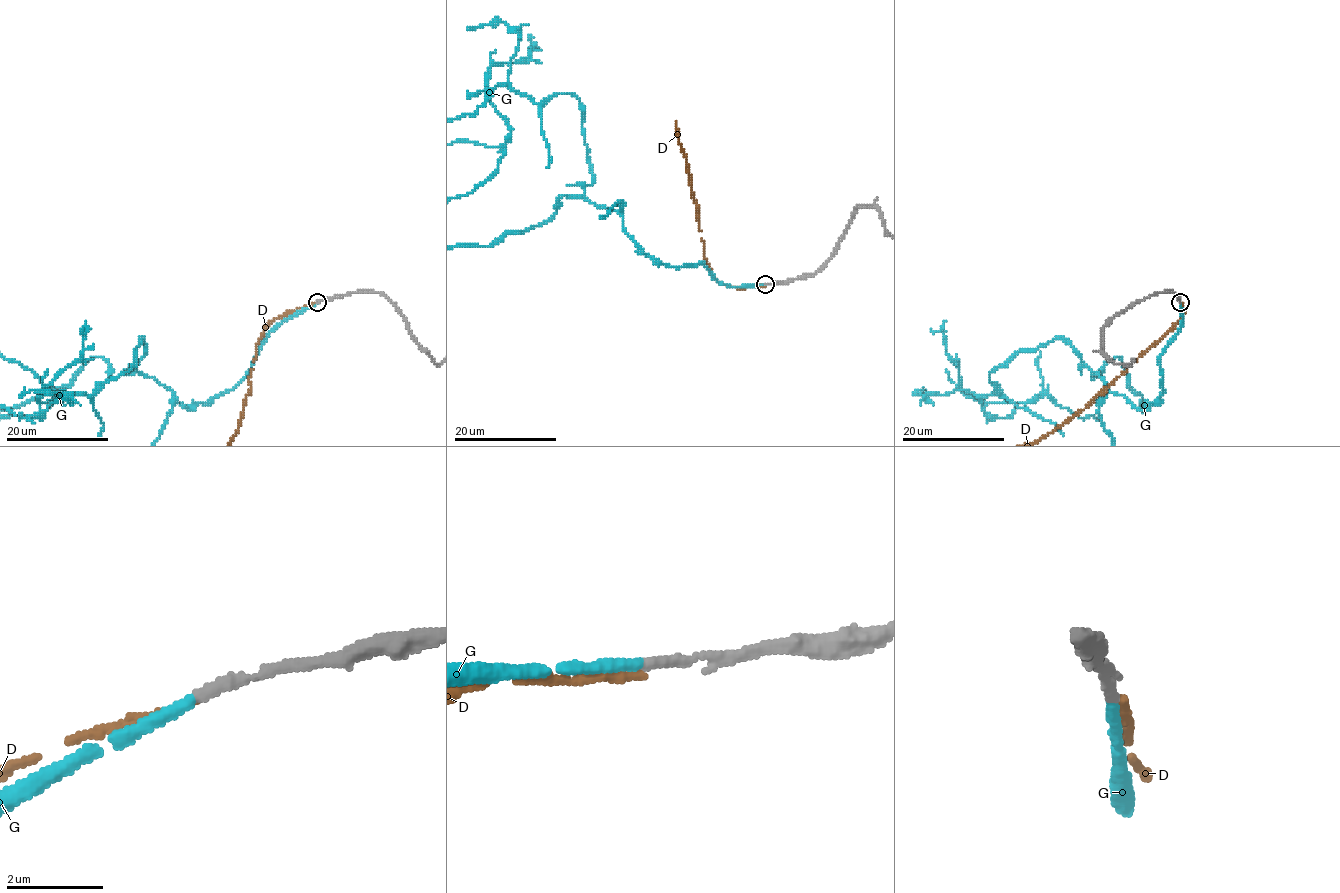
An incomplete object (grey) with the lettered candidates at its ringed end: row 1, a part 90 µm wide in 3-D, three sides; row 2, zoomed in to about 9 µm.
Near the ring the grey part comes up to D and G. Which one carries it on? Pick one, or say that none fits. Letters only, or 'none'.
G

